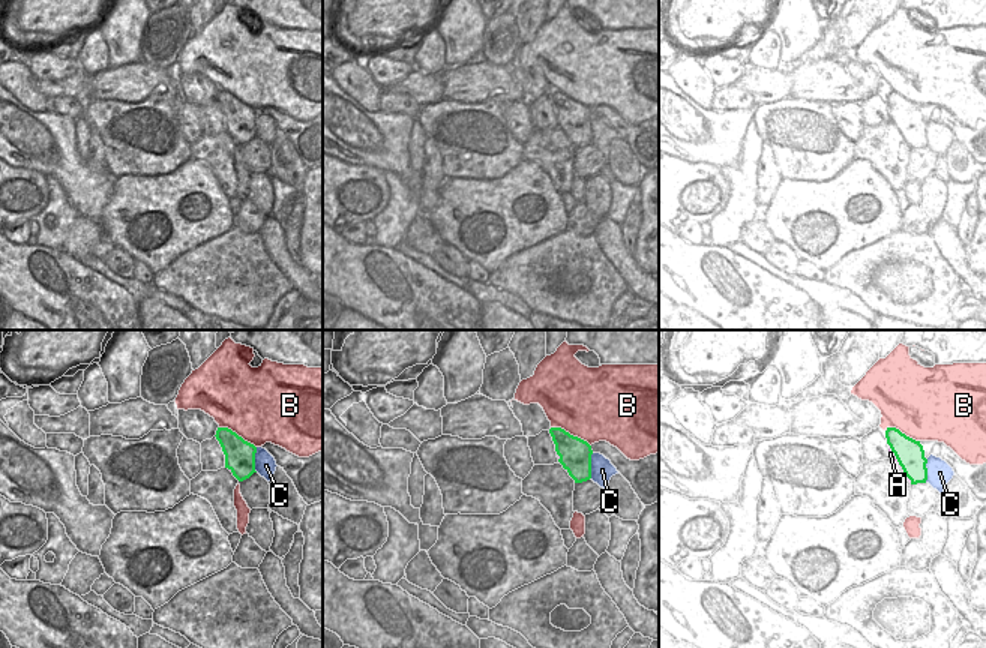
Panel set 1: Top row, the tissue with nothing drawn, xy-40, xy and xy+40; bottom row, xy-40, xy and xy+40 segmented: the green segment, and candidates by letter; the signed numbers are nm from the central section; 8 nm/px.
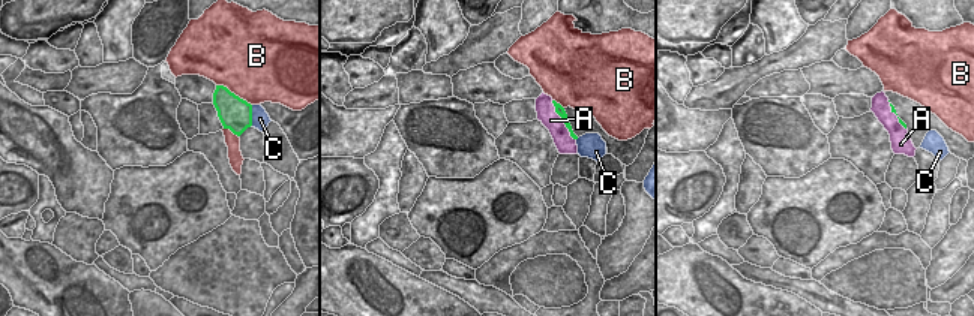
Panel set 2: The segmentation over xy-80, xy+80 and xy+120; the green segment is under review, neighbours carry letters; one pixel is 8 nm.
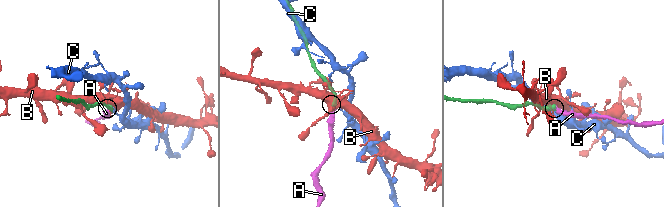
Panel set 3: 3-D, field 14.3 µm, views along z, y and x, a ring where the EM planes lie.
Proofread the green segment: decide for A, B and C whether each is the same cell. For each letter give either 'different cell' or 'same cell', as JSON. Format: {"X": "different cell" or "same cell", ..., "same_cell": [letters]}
{"A": "same cell", "B": "different cell", "C": "different cell", "same_cell": ["A"]}

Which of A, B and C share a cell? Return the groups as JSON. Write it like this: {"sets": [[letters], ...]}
{"sets": [["A"], ["B"], ["C"]]}

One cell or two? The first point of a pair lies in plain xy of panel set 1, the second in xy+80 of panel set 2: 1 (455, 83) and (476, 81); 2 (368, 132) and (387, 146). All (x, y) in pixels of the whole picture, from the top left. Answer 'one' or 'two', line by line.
1: one
2: two

